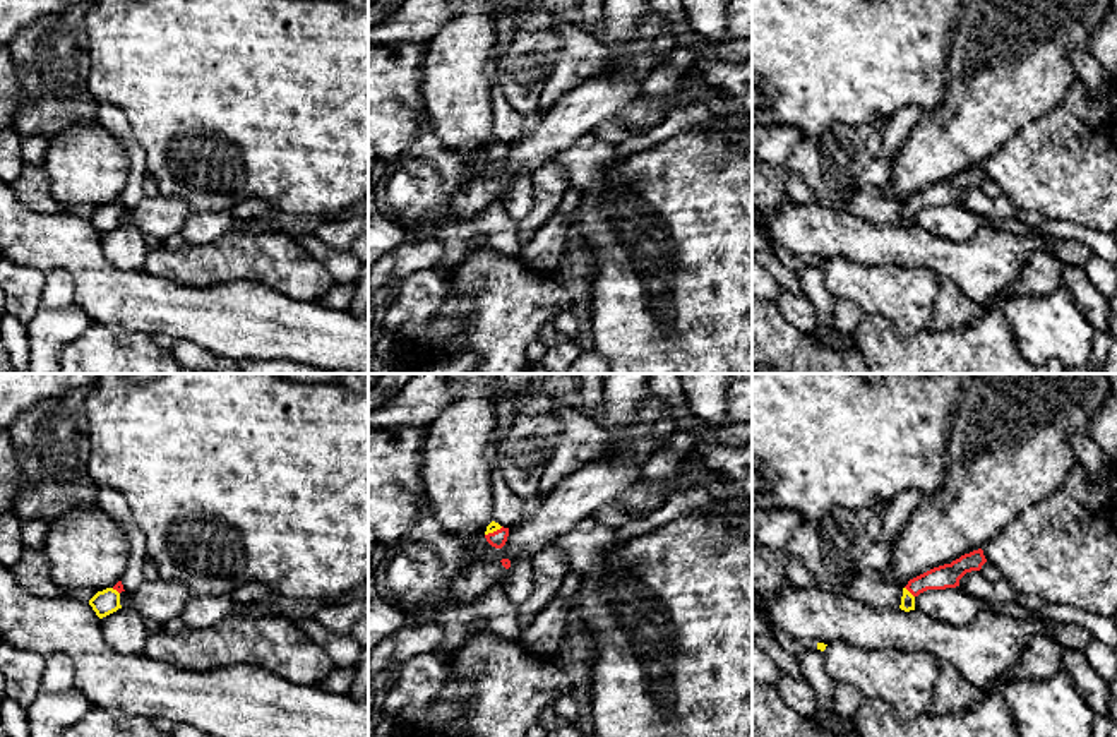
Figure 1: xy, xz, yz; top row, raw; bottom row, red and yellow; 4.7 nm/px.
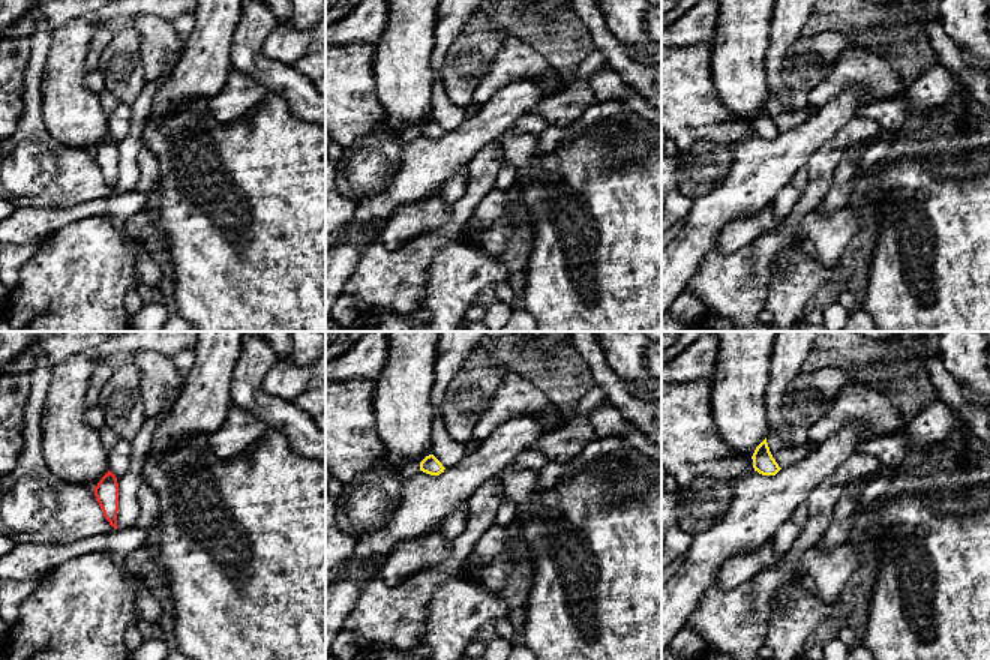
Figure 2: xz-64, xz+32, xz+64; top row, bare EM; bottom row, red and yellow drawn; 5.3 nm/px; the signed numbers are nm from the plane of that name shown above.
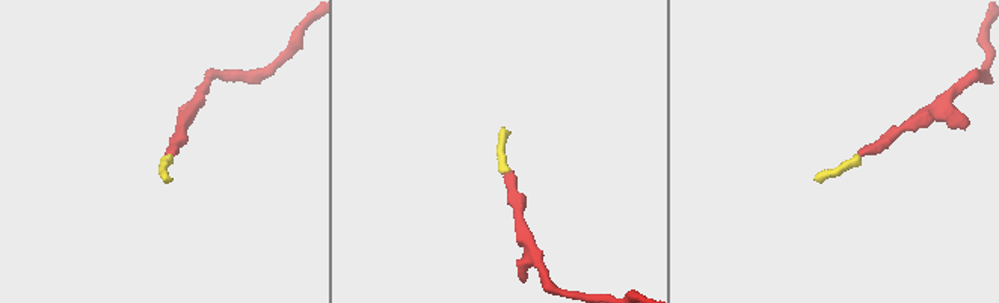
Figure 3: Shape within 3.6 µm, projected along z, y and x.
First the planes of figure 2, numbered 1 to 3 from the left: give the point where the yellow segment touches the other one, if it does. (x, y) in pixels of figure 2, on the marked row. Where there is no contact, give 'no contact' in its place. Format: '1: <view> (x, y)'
1: no contact
2: no contact
3: no contact

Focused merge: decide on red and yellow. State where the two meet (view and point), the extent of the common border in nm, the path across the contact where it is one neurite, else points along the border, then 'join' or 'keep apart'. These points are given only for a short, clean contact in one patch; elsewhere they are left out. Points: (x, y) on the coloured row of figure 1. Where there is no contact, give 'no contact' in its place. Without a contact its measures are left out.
yz (908, 590) | 70 nm | across yz (944, 576), (927, 580), (908, 590), (907, 600) | join

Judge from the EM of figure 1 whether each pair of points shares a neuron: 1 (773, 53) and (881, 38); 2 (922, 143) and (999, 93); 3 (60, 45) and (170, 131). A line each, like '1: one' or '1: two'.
1: one
2: one
3: two

